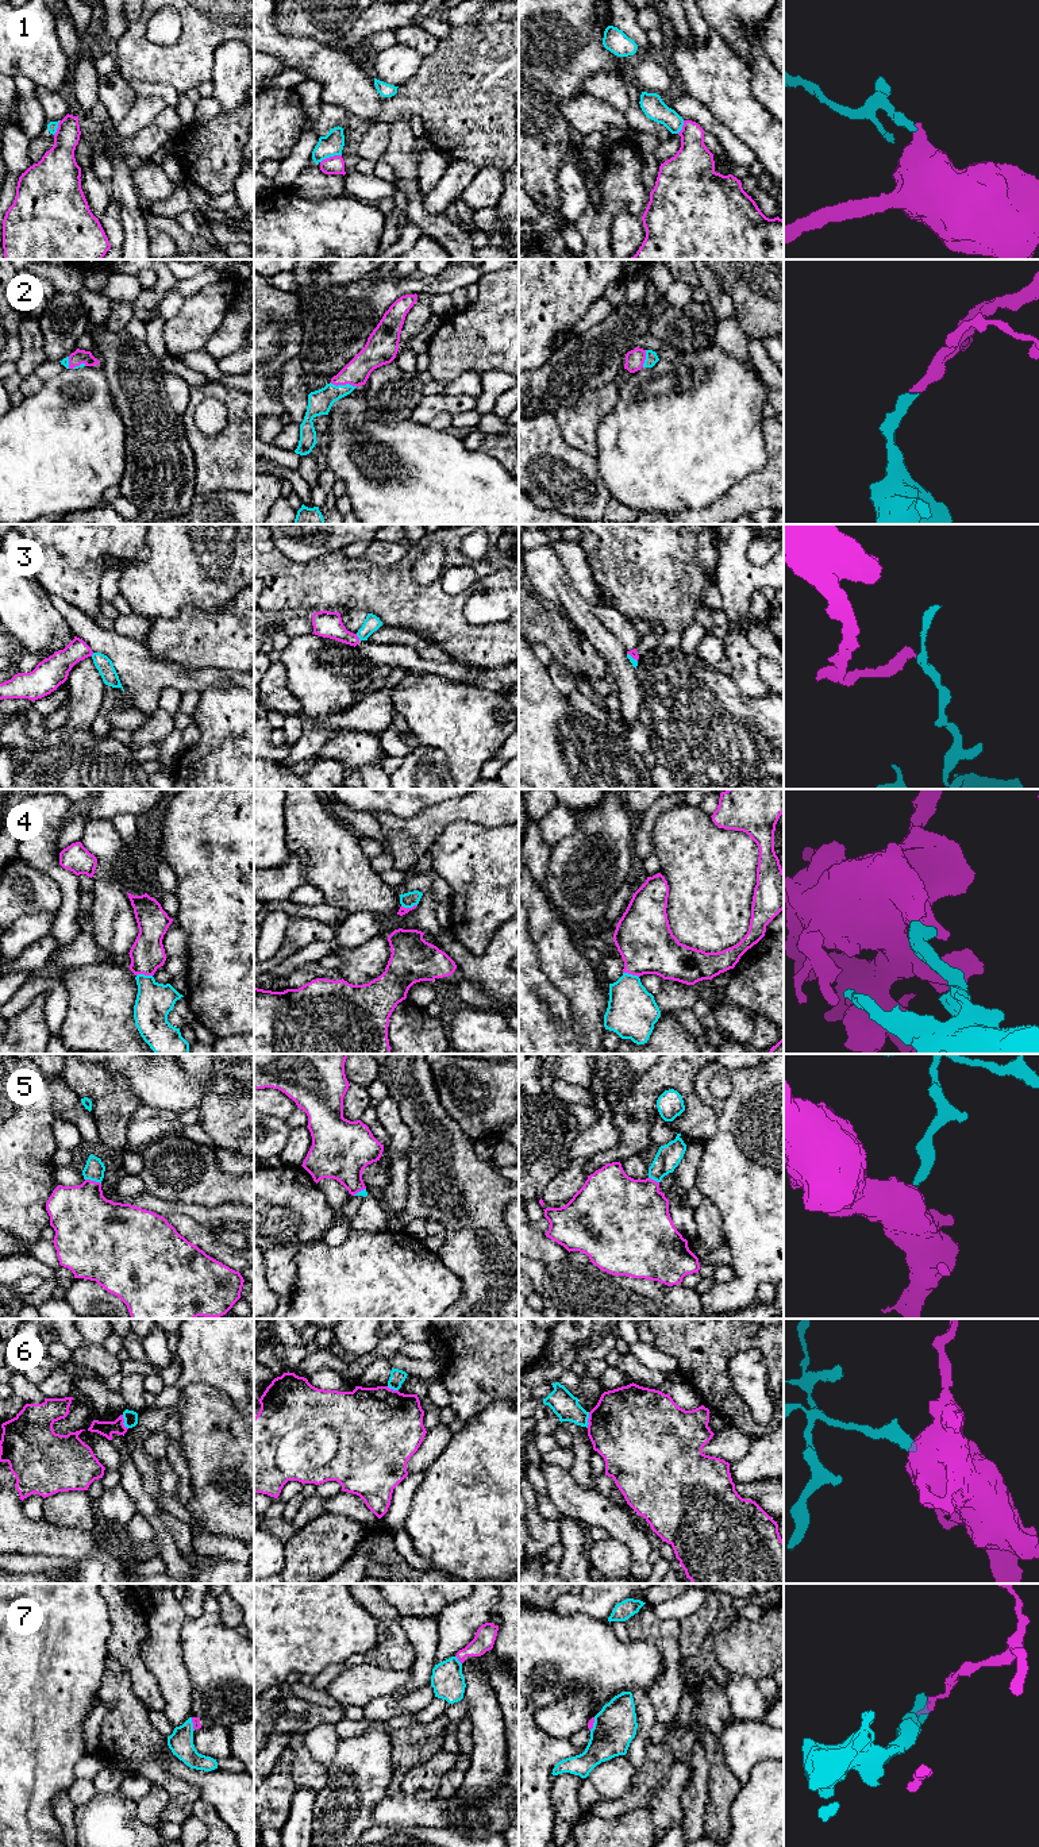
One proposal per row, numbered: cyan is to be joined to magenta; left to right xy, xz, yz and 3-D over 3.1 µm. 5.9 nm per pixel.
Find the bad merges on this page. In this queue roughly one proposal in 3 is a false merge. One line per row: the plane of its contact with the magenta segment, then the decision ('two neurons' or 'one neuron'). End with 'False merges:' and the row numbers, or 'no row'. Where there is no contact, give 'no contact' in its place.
1: xz | two neurons
2: xz | one neuron
3: xz | two neurons
4: xy | one neuron
5: xy | one neuron
6: yz | two neurons
7: xz | two neurons
False merges: 1, 3, 6, 7

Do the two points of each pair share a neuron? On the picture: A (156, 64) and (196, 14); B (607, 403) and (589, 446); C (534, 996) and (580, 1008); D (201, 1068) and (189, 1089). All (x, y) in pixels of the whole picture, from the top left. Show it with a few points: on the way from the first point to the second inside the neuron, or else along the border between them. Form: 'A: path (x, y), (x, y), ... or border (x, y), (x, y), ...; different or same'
A: path (170, 58), (196, 33), (196, 29); same
B: path (596, 414), (589, 420), (589, 435); same
C: border (549, 981), (566, 997), (570, 1023), (578, 1035); different
D: border (183, 1068), (204, 1080), (212, 1076), (229, 1077); different

